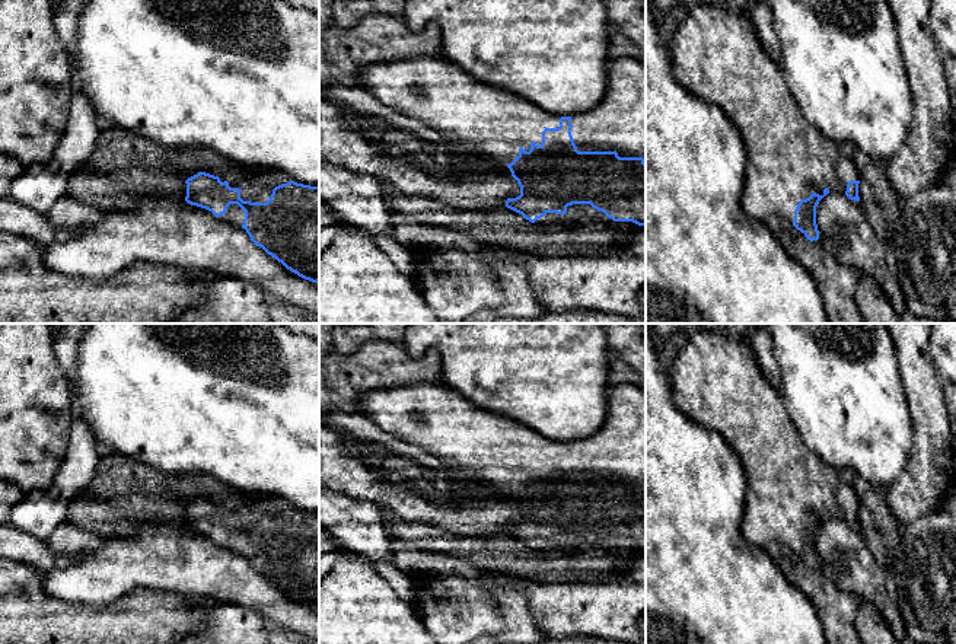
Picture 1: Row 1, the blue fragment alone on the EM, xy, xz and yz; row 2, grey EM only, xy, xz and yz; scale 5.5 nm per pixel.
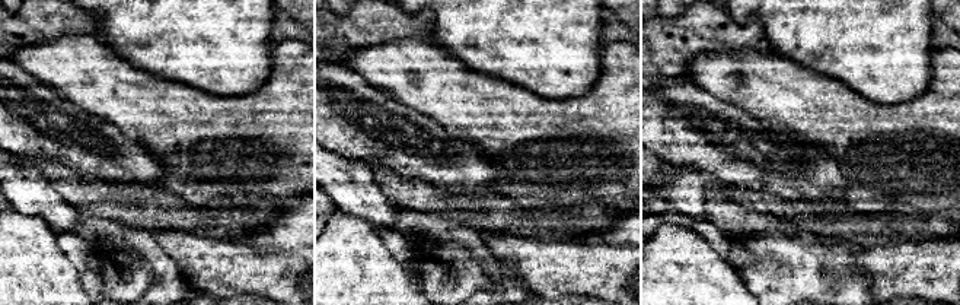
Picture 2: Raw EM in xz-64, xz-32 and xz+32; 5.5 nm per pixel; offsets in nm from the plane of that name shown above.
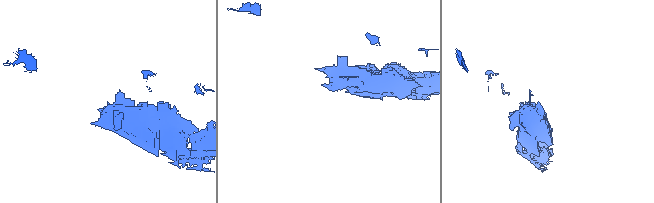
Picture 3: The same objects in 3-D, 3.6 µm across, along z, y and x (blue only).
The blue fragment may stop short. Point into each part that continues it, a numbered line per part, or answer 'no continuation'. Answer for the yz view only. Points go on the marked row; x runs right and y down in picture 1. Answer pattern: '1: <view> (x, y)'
1: yz (716, 54)

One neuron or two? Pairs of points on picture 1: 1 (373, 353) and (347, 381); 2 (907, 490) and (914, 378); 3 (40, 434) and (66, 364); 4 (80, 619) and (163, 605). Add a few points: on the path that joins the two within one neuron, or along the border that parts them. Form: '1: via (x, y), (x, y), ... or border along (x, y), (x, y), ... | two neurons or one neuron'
1: via (367, 360), (354, 373) | one neuron
2: via (926, 462), (926, 405) | one neuron
3: border along (51, 340), (59, 366), (67, 381) | two neurons
4: via (101, 619), (143, 619) | one neuron

